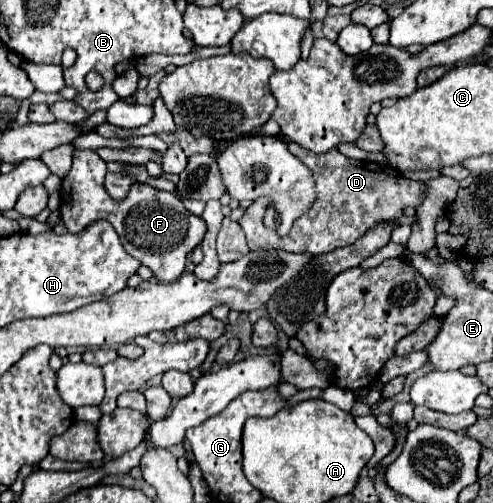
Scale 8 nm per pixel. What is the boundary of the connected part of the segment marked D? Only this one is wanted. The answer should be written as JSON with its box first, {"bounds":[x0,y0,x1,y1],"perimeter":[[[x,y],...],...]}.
{"bounds":[239,142,425,254],"perimeter":[[[289,142],[289,150],[295,156],[299,156],[303,164],[311,166],[311,170],[315,172],[315,180],[319,182],[319,198],[315,202],[315,208],[303,214],[303,218],[295,220],[287,236],[279,236],[273,230],[263,226],[261,218],[269,202],[267,200],[253,202],[247,208],[245,216],[239,220],[251,250],[281,248],[281,250],[311,252],[311,254],[333,252],[341,246],[353,244],[375,224],[381,224],[391,218],[399,218],[405,206],[417,206],[421,202],[421,192],[425,190],[423,182],[407,180],[399,170],[391,166],[351,160],[343,156],[337,148],[329,150],[327,154],[315,154],[311,150],[303,150],[303,146],[295,142]]]}

